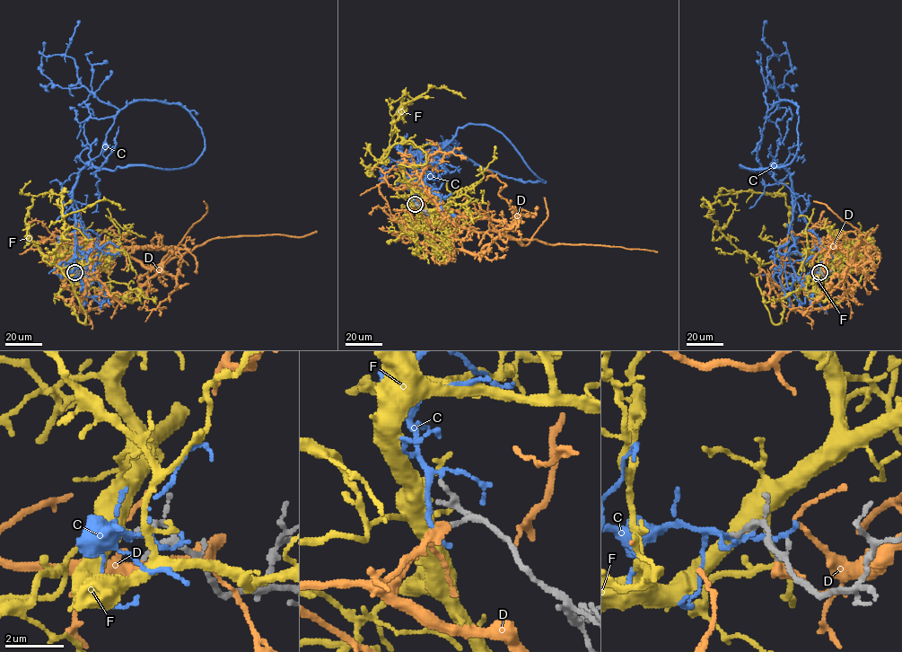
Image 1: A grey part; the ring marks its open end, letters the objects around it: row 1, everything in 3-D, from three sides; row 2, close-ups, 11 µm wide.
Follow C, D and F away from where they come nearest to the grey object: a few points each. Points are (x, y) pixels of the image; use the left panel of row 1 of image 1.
C: (74, 272), (78, 173), (185, 168), (205, 137), (179, 104), (119, 110), (55, 85), (44, 41)
D: (75, 274), (103, 253), (166, 247), (163, 267), (138, 288), (83, 312), (86, 283), (100, 281), (120, 309)
F: (74, 272), (59, 296), (85, 324), (31, 241), (32, 197), (60, 195), (65, 215), (125, 209)

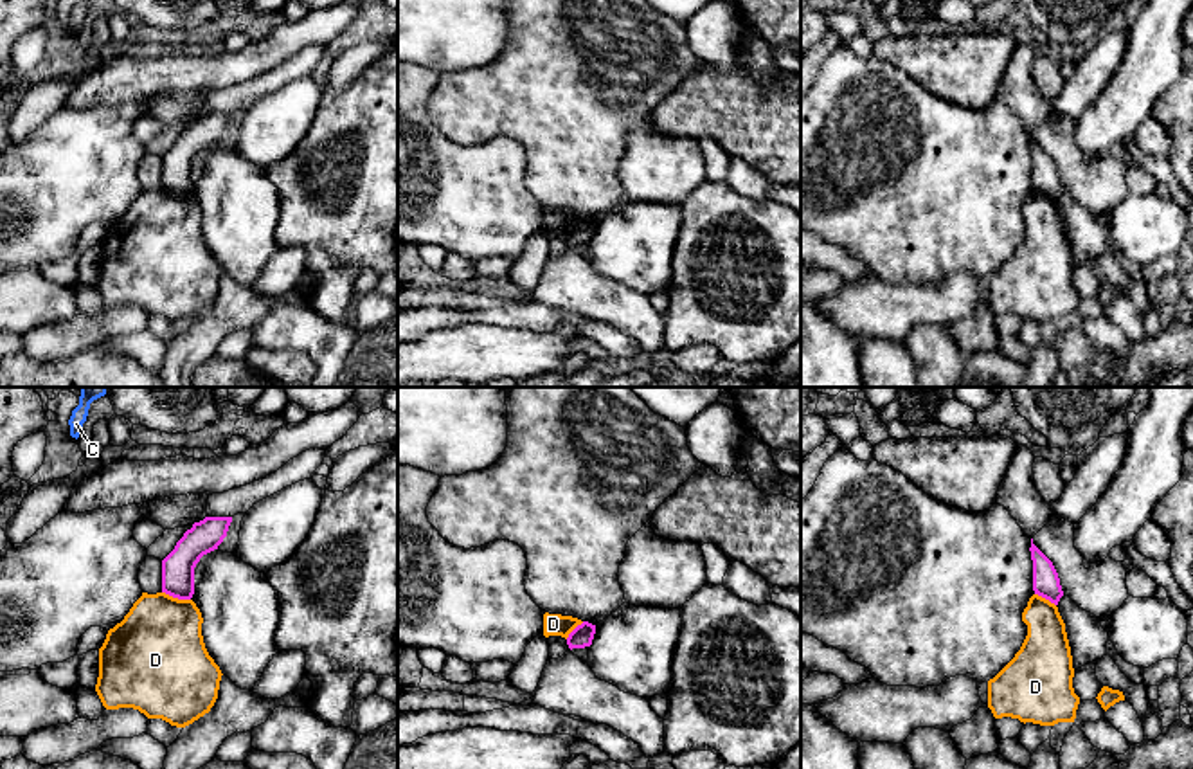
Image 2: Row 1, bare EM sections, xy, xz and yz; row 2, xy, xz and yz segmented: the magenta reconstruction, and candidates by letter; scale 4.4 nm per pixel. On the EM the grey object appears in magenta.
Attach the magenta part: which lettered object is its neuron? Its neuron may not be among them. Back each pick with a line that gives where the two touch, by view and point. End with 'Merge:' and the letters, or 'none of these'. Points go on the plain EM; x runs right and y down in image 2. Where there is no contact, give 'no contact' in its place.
F: no contact
Merge: F

